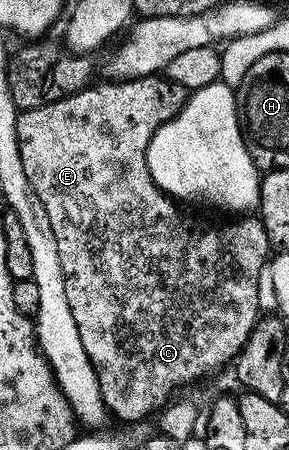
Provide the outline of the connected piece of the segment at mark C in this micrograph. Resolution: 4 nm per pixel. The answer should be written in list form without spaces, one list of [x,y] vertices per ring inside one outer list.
[[[159,74],[103,82],[89,85],[83,91],[76,91],[73,95],[54,101],[50,105],[42,105],[38,110],[20,111],[16,117],[16,132],[18,133],[18,145],[24,170],[27,167],[44,167],[44,153],[60,149],[58,135],[66,135],[68,145],[80,145],[80,153],[106,153],[106,157],[102,155],[102,159],[98,159],[98,155],[92,159],[94,163],[92,163],[90,183],[96,183],[96,189],[90,187],[90,197],[84,199],[84,203],[78,203],[78,207],[70,207],[68,215],[64,211],[56,211],[56,213],[52,213],[51,217],[50,213],[46,213],[46,217],[50,219],[50,229],[54,229],[54,241],[58,241],[58,261],[62,261],[63,279],[66,281],[66,297],[70,304],[70,311],[74,316],[74,323],[78,328],[78,335],[82,340],[82,349],[86,349],[86,357],[90,357],[90,365],[98,377],[102,401],[108,406],[109,416],[113,420],[121,419],[124,423],[136,423],[139,419],[146,418],[151,411],[159,412],[173,398],[171,395],[179,387],[184,387],[187,383],[192,383],[195,379],[210,374],[215,367],[222,366],[227,359],[228,362],[235,360],[261,314],[259,311],[262,267],[264,263],[269,262],[270,244],[264,224],[256,217],[240,217],[237,218],[240,219],[237,223],[220,223],[217,227],[203,227],[200,223],[191,223],[176,208],[179,207],[177,200],[160,190],[160,186],[150,177],[148,146],[154,133],[158,133],[158,129],[162,125],[169,123],[184,108],[186,95],[183,90],[177,89],[167,78],[161,77]]]

